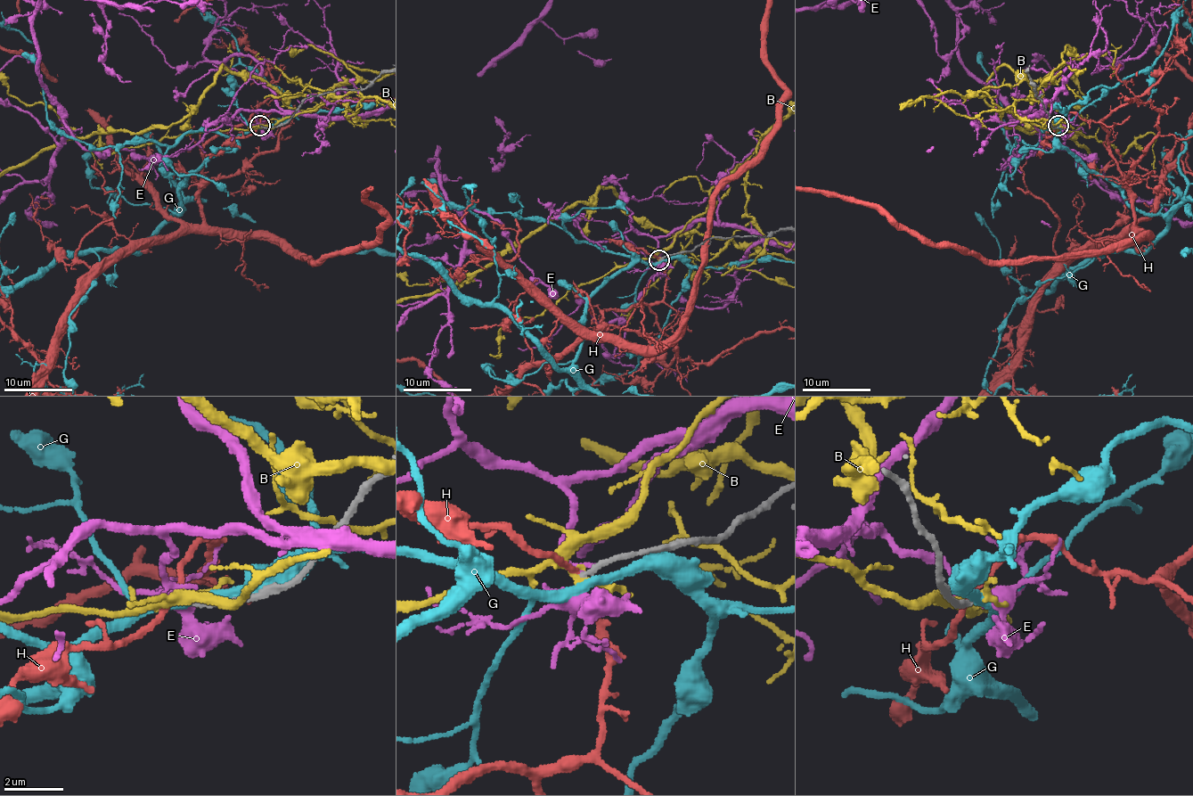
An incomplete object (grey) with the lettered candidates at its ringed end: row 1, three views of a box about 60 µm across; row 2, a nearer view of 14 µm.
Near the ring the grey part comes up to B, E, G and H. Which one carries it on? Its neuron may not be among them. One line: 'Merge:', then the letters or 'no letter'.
Merge: no letter

